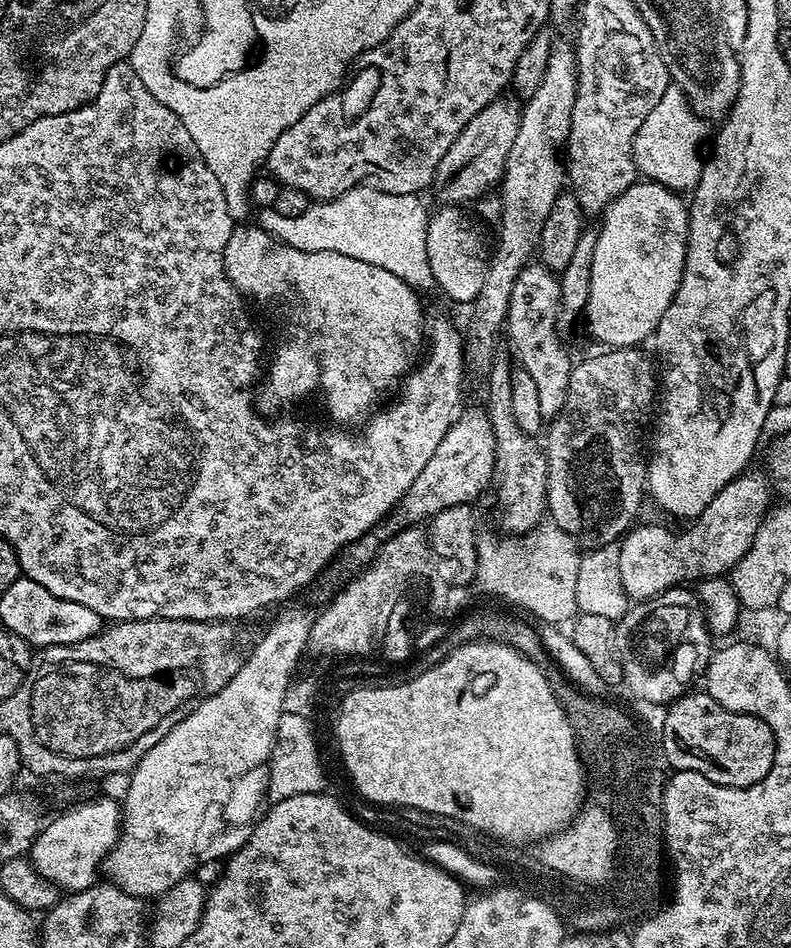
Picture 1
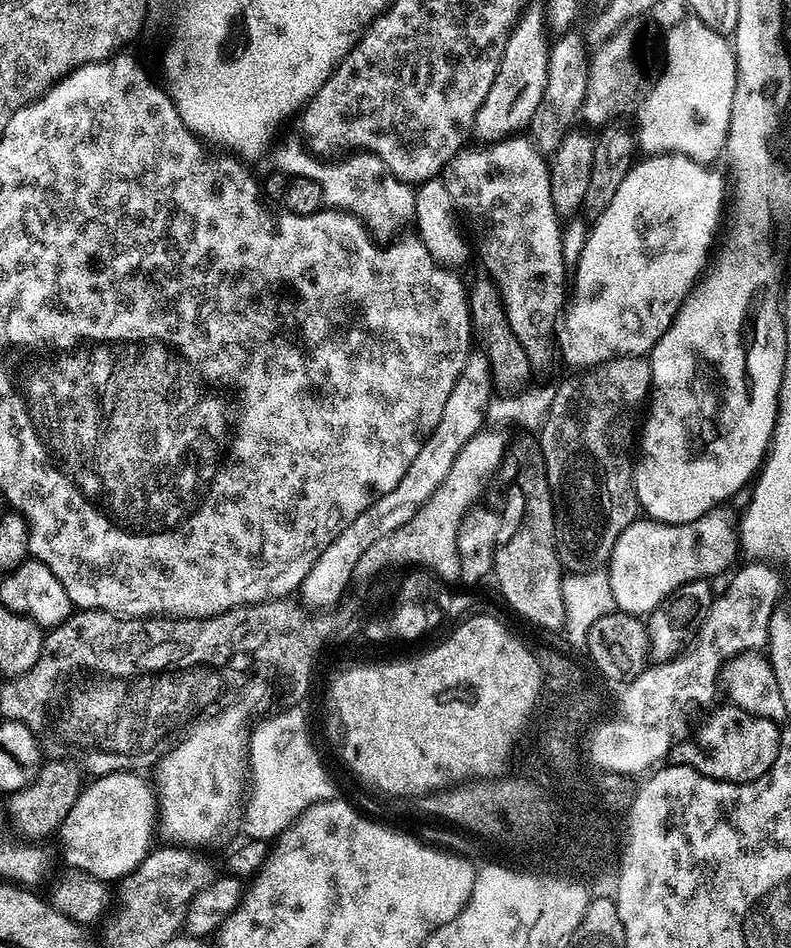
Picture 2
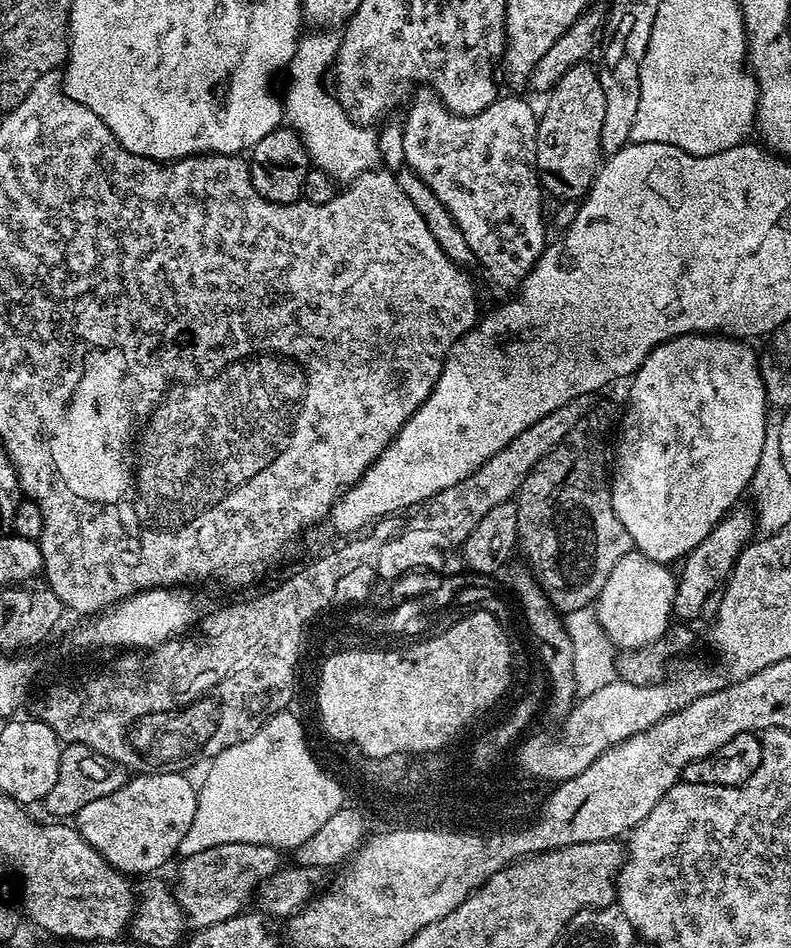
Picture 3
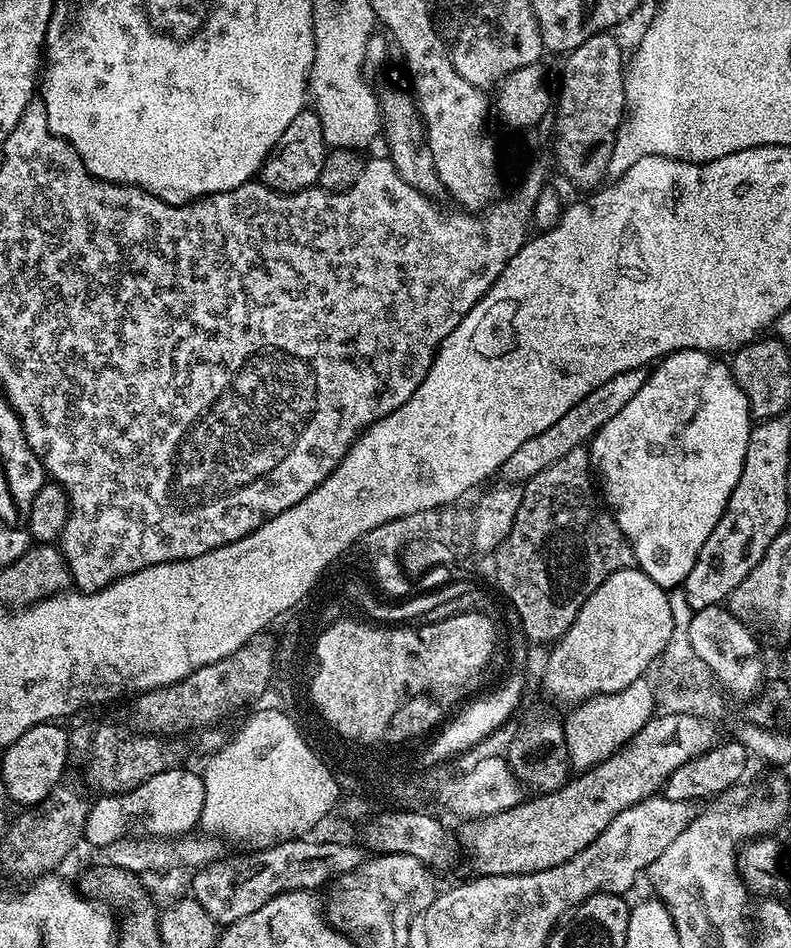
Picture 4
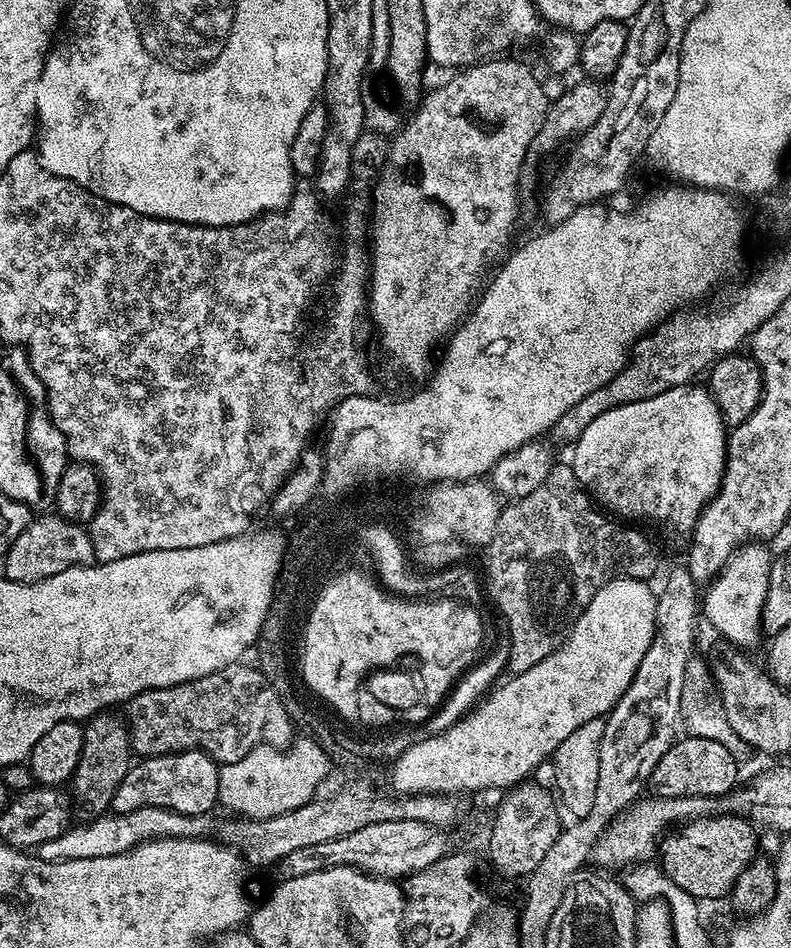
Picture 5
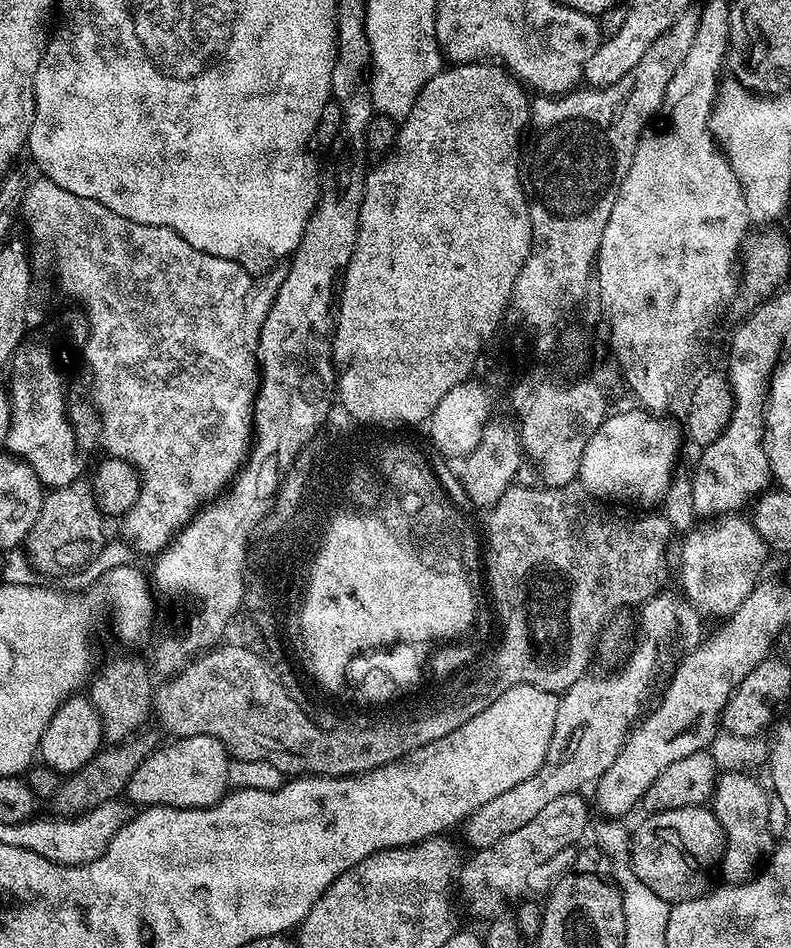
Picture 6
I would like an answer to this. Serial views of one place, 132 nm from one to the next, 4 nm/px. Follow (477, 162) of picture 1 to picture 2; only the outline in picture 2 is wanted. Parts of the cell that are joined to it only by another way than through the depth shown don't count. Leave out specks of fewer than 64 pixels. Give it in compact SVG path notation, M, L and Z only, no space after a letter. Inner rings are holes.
M529 3L524 11L520 13L520 19L512 27L512 32L508 35L506 50L502 50L502 62L498 66L498 74L494 74L494 82L490 82L490 94L486 94L486 102L476 115L475 135L481 136L481 141L491 142L503 140L505 136L520 134L529 127L534 112L538 107L538 102L542 101L543 91L547 84L547 62L550 49L550 29L546 19L545 5L543 3Z

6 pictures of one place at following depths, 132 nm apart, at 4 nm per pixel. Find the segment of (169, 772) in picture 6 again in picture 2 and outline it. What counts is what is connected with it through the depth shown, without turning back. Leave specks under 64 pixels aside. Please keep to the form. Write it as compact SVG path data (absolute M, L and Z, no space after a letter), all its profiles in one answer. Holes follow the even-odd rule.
M121 770L97 776L85 787L78 802L74 802L74 807L70 809L70 814L66 814L66 822L62 822L58 833L58 841L64 847L64 856L71 869L86 872L95 880L119 882L148 857L154 847L152 839L156 834L158 836L158 797L155 787L149 781L147 784L142 777L135 776L132 770Z

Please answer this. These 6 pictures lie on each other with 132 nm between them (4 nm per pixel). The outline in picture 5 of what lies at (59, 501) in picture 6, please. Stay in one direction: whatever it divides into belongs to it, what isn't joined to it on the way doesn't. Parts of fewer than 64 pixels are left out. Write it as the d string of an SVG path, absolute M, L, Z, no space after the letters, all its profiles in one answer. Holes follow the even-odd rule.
M40 514L29 522L18 538L14 538L10 550L2 557L2 575L19 584L33 584L54 574L62 574L62 570L87 566L95 560L94 546L81 525L59 514Z

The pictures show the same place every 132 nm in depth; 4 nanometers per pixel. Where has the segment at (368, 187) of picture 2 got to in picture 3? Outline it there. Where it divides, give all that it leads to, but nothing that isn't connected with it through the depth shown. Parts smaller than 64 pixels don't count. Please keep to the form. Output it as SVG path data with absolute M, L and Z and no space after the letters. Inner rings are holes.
M332 30L312 31L316 32L301 35L294 58L286 69L288 89L282 92L283 123L296 132L306 146L311 167L320 168L338 182L351 182L379 165L376 163L380 160L380 140L376 137L375 127L356 124L350 119L326 83L326 77L336 63L340 36L328 32Z

